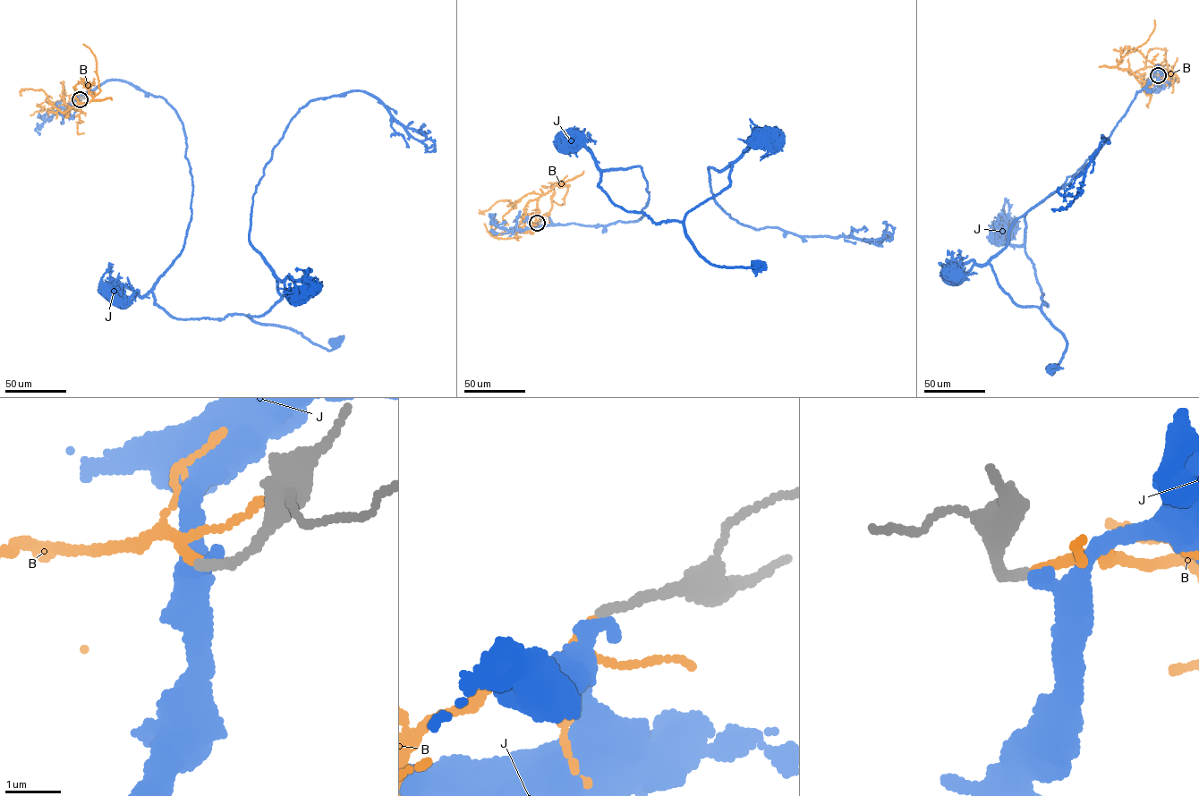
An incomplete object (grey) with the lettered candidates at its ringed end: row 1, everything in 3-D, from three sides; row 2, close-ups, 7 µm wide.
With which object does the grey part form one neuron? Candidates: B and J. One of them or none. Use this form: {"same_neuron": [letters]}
{"same_neuron": ["B"]}

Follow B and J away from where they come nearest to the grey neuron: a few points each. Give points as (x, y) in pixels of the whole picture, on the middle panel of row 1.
B: (538, 223), (529, 231), (522, 229), (524, 207), (561, 184), (556, 182), (548, 215), (553, 225)
J: (538, 223), (636, 221), (649, 192), (639, 166), (601, 172), (614, 204), (680, 221), (710, 264), (755, 264)

